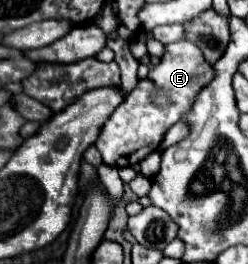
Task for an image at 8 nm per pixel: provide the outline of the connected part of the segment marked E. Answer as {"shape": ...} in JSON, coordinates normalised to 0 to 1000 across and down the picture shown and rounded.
{"shape":[[[738,148],[673,170],[673,201],[649,216],[649,239],[617,254],[577,307],[560,307],[560,322],[415,466],[383,534],[383,557],[415,587],[415,617],[504,633],[585,602],[617,564],[641,557],[673,489],[730,451],[730,436],[770,405],[786,352],[835,322],[851,292],[859,254],[827,231],[810,186],[778,155]]]}

